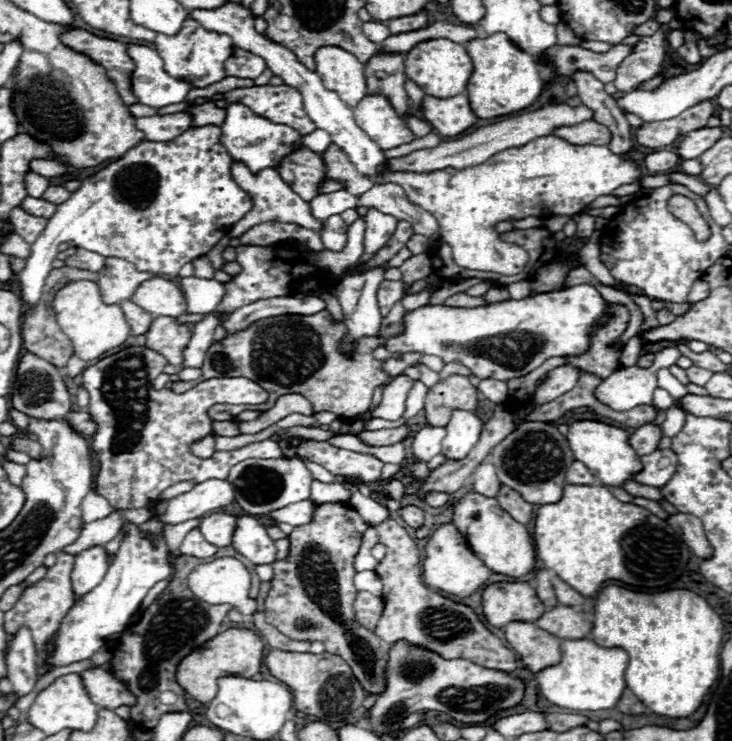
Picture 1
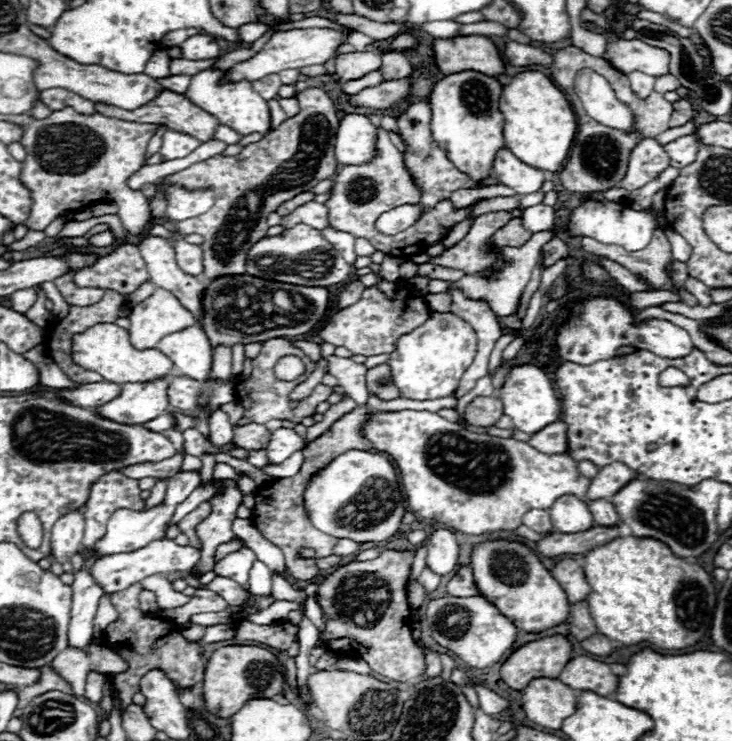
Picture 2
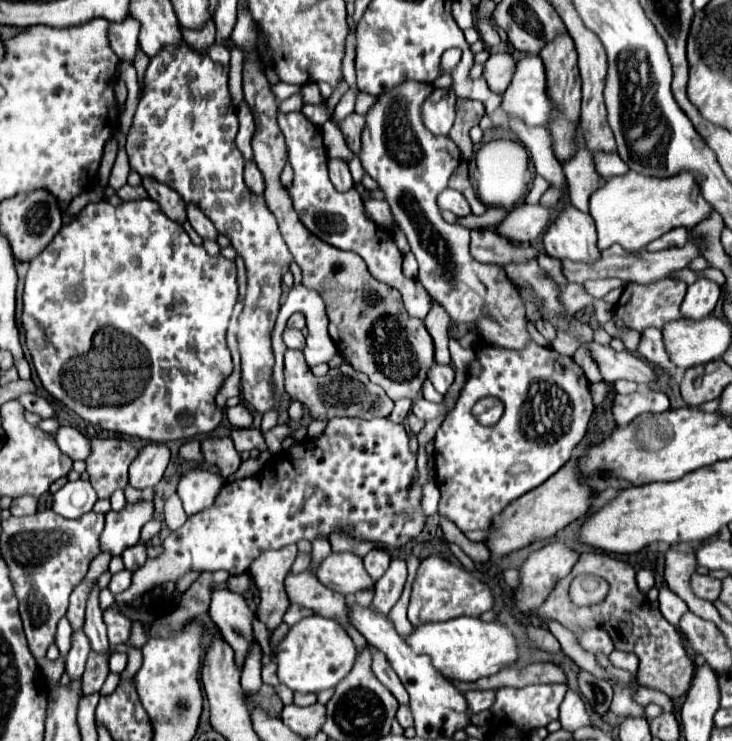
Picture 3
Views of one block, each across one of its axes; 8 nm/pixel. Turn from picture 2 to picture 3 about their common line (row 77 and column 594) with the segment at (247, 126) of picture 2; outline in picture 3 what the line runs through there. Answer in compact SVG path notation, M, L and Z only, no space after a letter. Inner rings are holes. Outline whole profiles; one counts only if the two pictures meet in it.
M630 170L624 176L608 178L602 188L590 196L590 216L596 222L598 248L606 250L612 244L620 244L630 252L638 252L646 248L650 240L656 240L672 228L694 228L714 210L700 192L702 180L704 176L692 170L680 170L670 178L644 176Z

